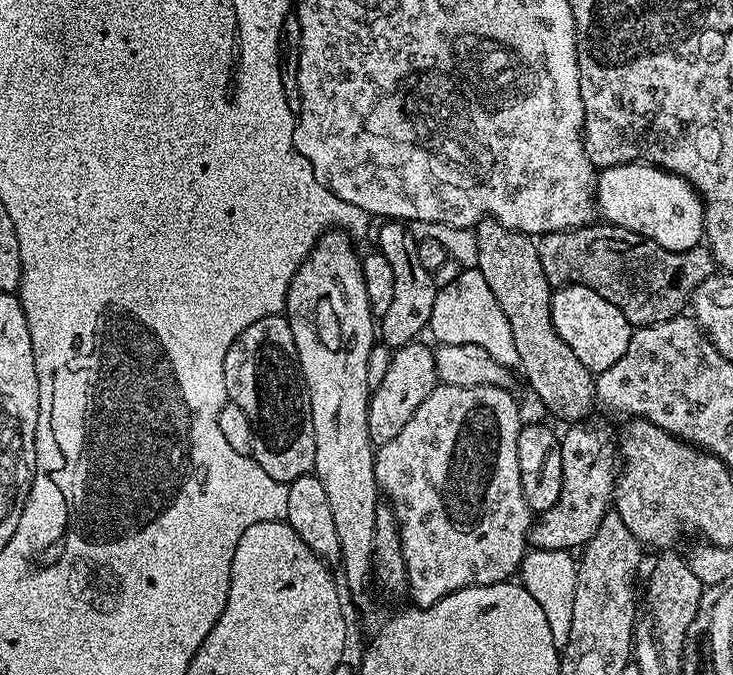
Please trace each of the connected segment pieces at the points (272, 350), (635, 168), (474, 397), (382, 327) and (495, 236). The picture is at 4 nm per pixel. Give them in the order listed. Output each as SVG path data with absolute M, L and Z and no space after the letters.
M287 315L258 318L254 326L246 326L242 334L226 350L224 363L224 381L228 391L228 399L236 404L250 418L250 426L254 430L254 446L252 459L258 462L270 478L290 485L298 478L309 475L315 469L314 462L314 422L308 405L308 389L304 386L304 377L300 374L298 354L294 346L294 334L288 325Z
M633 162L603 169L596 178L596 207L607 223L640 232L666 250L685 252L704 240L704 203L699 193L682 177L655 164Z
M437 383L435 390L426 398L426 402L422 402L422 406L414 410L410 422L406 422L406 426L398 430L396 437L390 438L390 442L379 445L375 449L376 487L383 495L384 492L388 495L385 496L387 503L392 505L394 514L398 518L404 555L406 592L407 595L412 595L411 603L415 607L429 608L442 598L469 586L503 584L517 575L519 566L524 560L526 549L529 547L528 530L532 527L534 513L526 506L526 498L522 498L522 478L518 474L518 434L522 427L522 419L520 420L520 408L510 393L508 388L499 388L489 384L486 386L450 386Z
M387 219L374 240L378 251L386 258L386 262L390 262L390 270L394 270L394 299L386 314L379 317L378 336L389 348L395 350L413 343L419 337L416 335L428 328L438 289L433 273L426 270L418 259L417 240L407 223Z
M481 220L476 225L475 234L478 244L478 260L476 269L482 274L482 278L486 278L486 286L490 286L490 294L494 294L494 298L498 302L498 306L502 306L502 314L506 314L506 322L510 322L510 334L514 334L514 359L520 363L520 368L524 371L524 376L528 379L530 387L536 391L536 396L553 412L556 416L561 416L564 420L572 420L568 422L580 422L580 419L591 410L592 404L596 400L596 381L594 373L586 370L586 366L582 366L582 362L578 362L578 357L574 355L574 350L570 350L570 346L566 346L566 342L562 342L562 338L558 338L558 330L554 330L554 322L550 318L550 302L552 301L553 287L552 283L546 278L546 270L542 270L542 262L538 262L538 250L536 249L536 240L529 236L527 232L516 232L512 228L498 223L496 220Z

